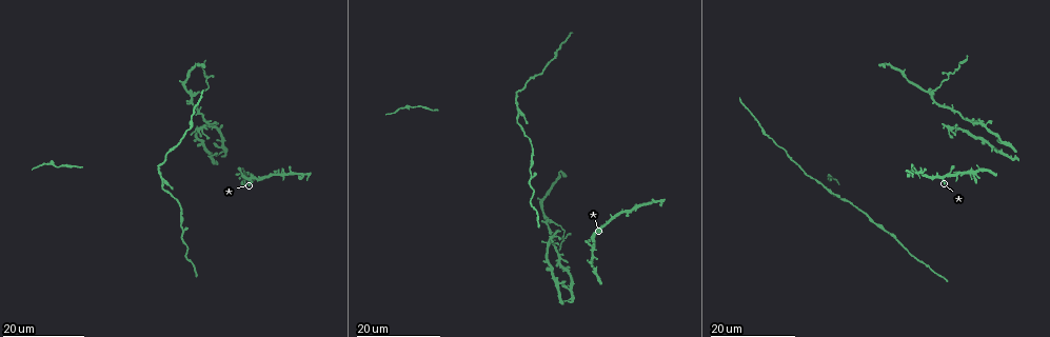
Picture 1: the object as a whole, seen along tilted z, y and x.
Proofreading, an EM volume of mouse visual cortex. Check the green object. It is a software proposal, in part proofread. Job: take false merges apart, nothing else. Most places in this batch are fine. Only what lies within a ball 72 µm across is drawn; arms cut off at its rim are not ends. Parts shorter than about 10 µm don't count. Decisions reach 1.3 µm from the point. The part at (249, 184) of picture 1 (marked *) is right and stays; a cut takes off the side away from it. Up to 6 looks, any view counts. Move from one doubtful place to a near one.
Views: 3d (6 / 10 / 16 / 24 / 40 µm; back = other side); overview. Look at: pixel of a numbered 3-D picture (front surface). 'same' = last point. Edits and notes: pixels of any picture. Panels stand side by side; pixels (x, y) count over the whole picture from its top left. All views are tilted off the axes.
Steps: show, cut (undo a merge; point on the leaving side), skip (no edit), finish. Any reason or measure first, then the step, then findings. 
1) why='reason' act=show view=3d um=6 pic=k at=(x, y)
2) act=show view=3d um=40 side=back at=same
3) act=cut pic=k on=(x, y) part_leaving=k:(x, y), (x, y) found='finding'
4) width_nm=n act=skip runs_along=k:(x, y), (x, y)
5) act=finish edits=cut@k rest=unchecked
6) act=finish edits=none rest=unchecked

why='four-way junction' act=show view=3d um=16 pic=1 at=(557, 282)

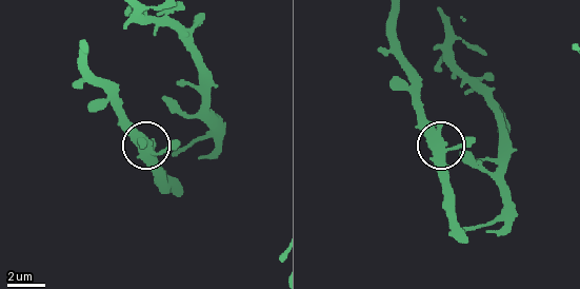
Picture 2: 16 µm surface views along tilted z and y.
act=show view=3d um=6 pic=2 at=(436, 153)

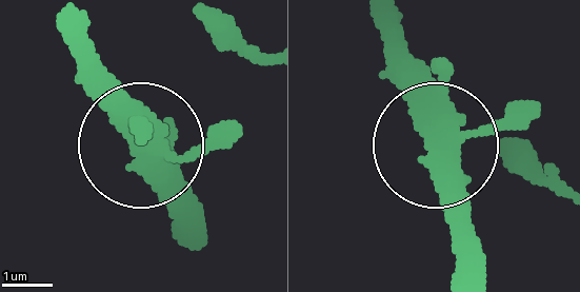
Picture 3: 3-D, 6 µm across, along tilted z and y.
act=skip found='all the same neuron'

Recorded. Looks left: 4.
why='three-way junction' act=show view=3d um=16 pic=1 at=(550, 220)

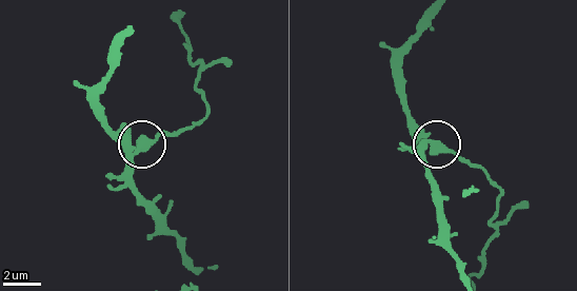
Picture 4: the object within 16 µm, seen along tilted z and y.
why='closer look' act=show view=3d um=6 pic=4 at=(139, 140)

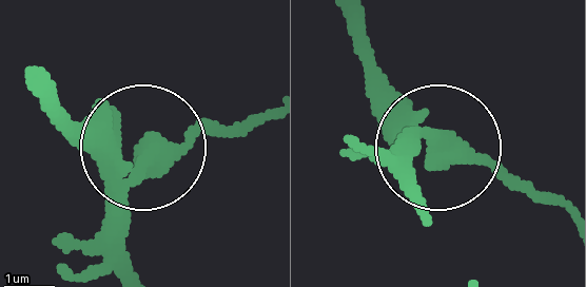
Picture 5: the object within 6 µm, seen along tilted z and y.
act=show view=3d um=6 side=back pic=5 at=(441, 151)

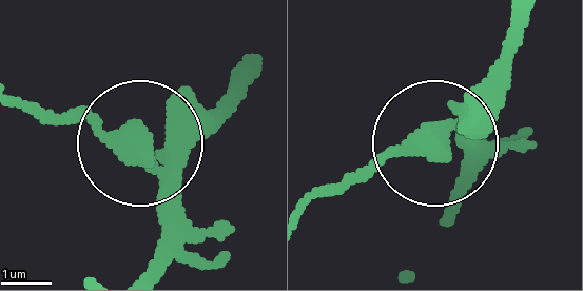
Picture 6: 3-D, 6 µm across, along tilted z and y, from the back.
act=cut pic=6 on=(109, 146) part_leaving=6:(163, 188), (85, 122), (20, 111) found='two neurons meet here'

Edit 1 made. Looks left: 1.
act=finish edits=cut@6 rest=unchecked

